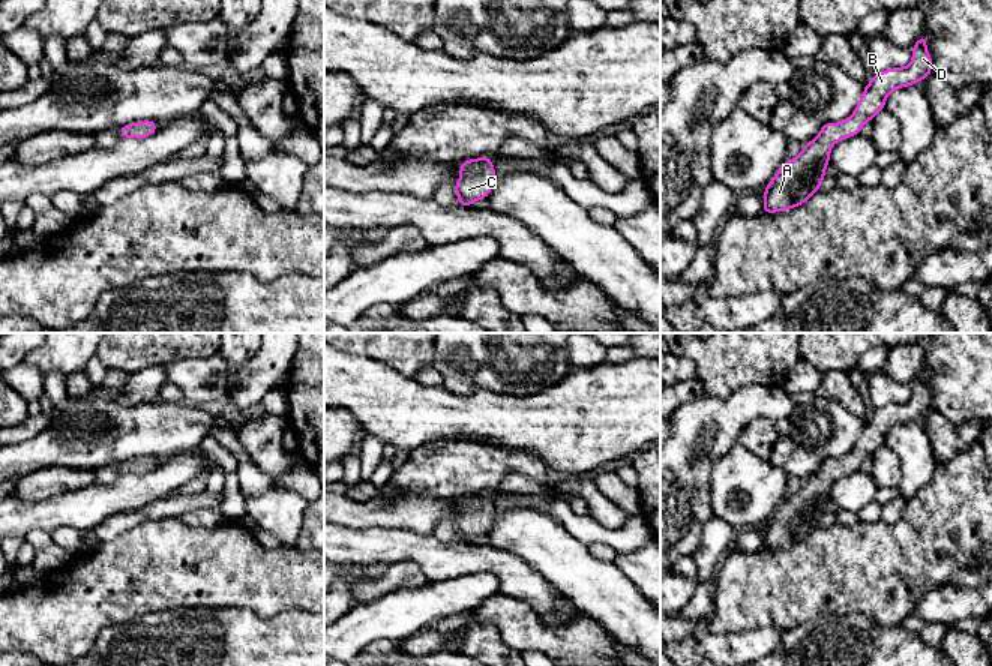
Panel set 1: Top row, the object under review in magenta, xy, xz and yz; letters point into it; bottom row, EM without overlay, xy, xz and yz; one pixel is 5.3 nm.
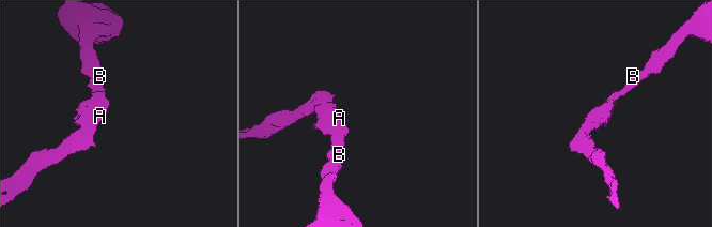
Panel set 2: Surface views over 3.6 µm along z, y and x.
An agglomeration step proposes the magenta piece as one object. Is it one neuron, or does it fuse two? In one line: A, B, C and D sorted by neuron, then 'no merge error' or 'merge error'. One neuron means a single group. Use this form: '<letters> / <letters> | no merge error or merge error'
A B C D | no merge error

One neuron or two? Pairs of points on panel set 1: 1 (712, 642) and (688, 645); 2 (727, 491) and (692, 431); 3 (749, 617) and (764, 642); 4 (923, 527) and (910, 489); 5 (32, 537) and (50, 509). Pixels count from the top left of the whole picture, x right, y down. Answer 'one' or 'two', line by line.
1: two
2: two
3: two
4: two
5: two

